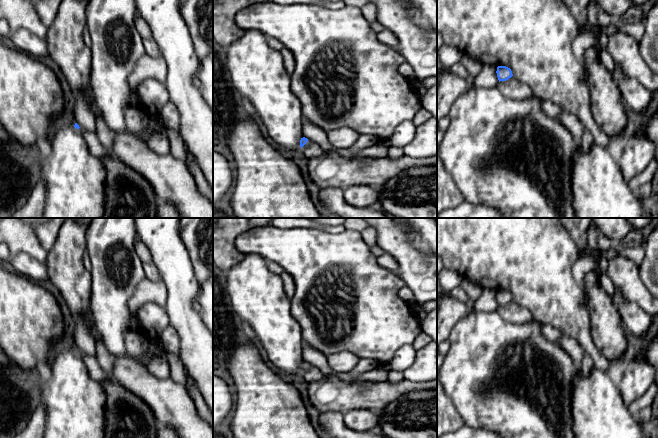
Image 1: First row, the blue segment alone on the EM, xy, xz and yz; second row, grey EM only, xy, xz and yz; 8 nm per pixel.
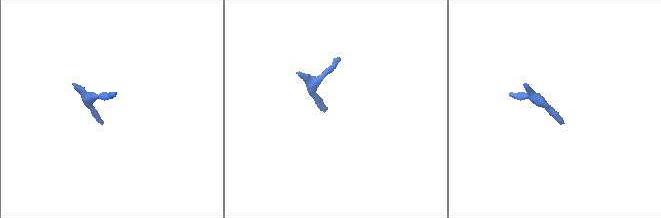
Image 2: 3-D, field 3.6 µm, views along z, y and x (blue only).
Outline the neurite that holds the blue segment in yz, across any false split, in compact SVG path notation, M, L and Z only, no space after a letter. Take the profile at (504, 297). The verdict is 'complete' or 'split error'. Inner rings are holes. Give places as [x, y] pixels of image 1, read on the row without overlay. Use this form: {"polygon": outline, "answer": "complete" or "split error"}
{"polygon": "M498 290L496 297L499 306L506 305L513 300L511 293L506 290Z", "answer": "complete"}

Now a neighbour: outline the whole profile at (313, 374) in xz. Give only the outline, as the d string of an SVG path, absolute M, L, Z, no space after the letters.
M311 367L306 371L301 372L302 380L307 383L313 383L321 380L323 378L323 374L316 367Z

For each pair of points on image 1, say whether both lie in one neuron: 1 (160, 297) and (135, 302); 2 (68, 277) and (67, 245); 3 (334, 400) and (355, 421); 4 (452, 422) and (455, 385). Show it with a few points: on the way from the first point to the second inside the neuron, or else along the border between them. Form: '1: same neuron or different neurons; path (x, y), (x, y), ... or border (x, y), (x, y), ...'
1: same neuron; path (154, 297), (141, 297)
2: same neuron; path (67, 269), (67, 253)
3: different neurons; border (369, 409), (351, 409), (343, 414)
4: different neurons; border (447, 394), (464, 424)

